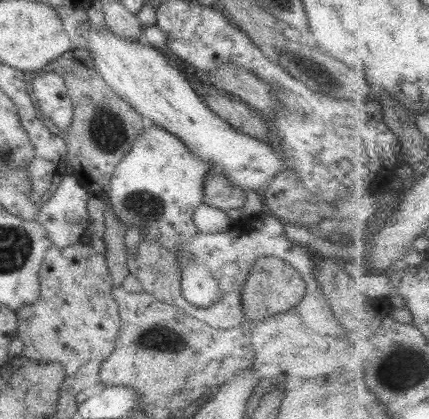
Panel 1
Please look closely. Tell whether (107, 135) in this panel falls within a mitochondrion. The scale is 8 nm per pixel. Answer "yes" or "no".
yes

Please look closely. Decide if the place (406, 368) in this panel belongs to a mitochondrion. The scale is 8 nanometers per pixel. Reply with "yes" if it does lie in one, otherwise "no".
yes

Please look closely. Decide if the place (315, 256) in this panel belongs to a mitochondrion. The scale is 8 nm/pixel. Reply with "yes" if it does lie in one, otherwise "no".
no

